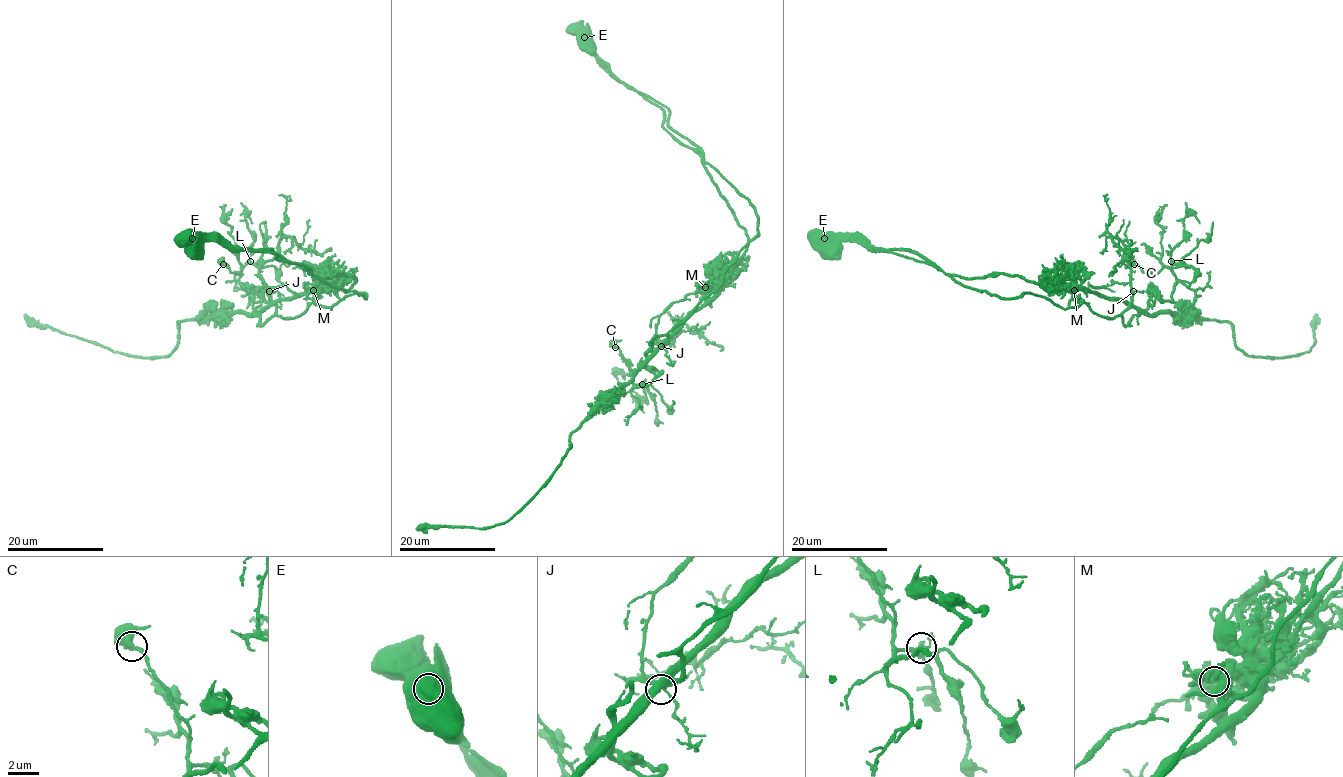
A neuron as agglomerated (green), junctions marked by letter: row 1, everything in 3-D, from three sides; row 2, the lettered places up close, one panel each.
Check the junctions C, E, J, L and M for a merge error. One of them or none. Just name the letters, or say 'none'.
E

